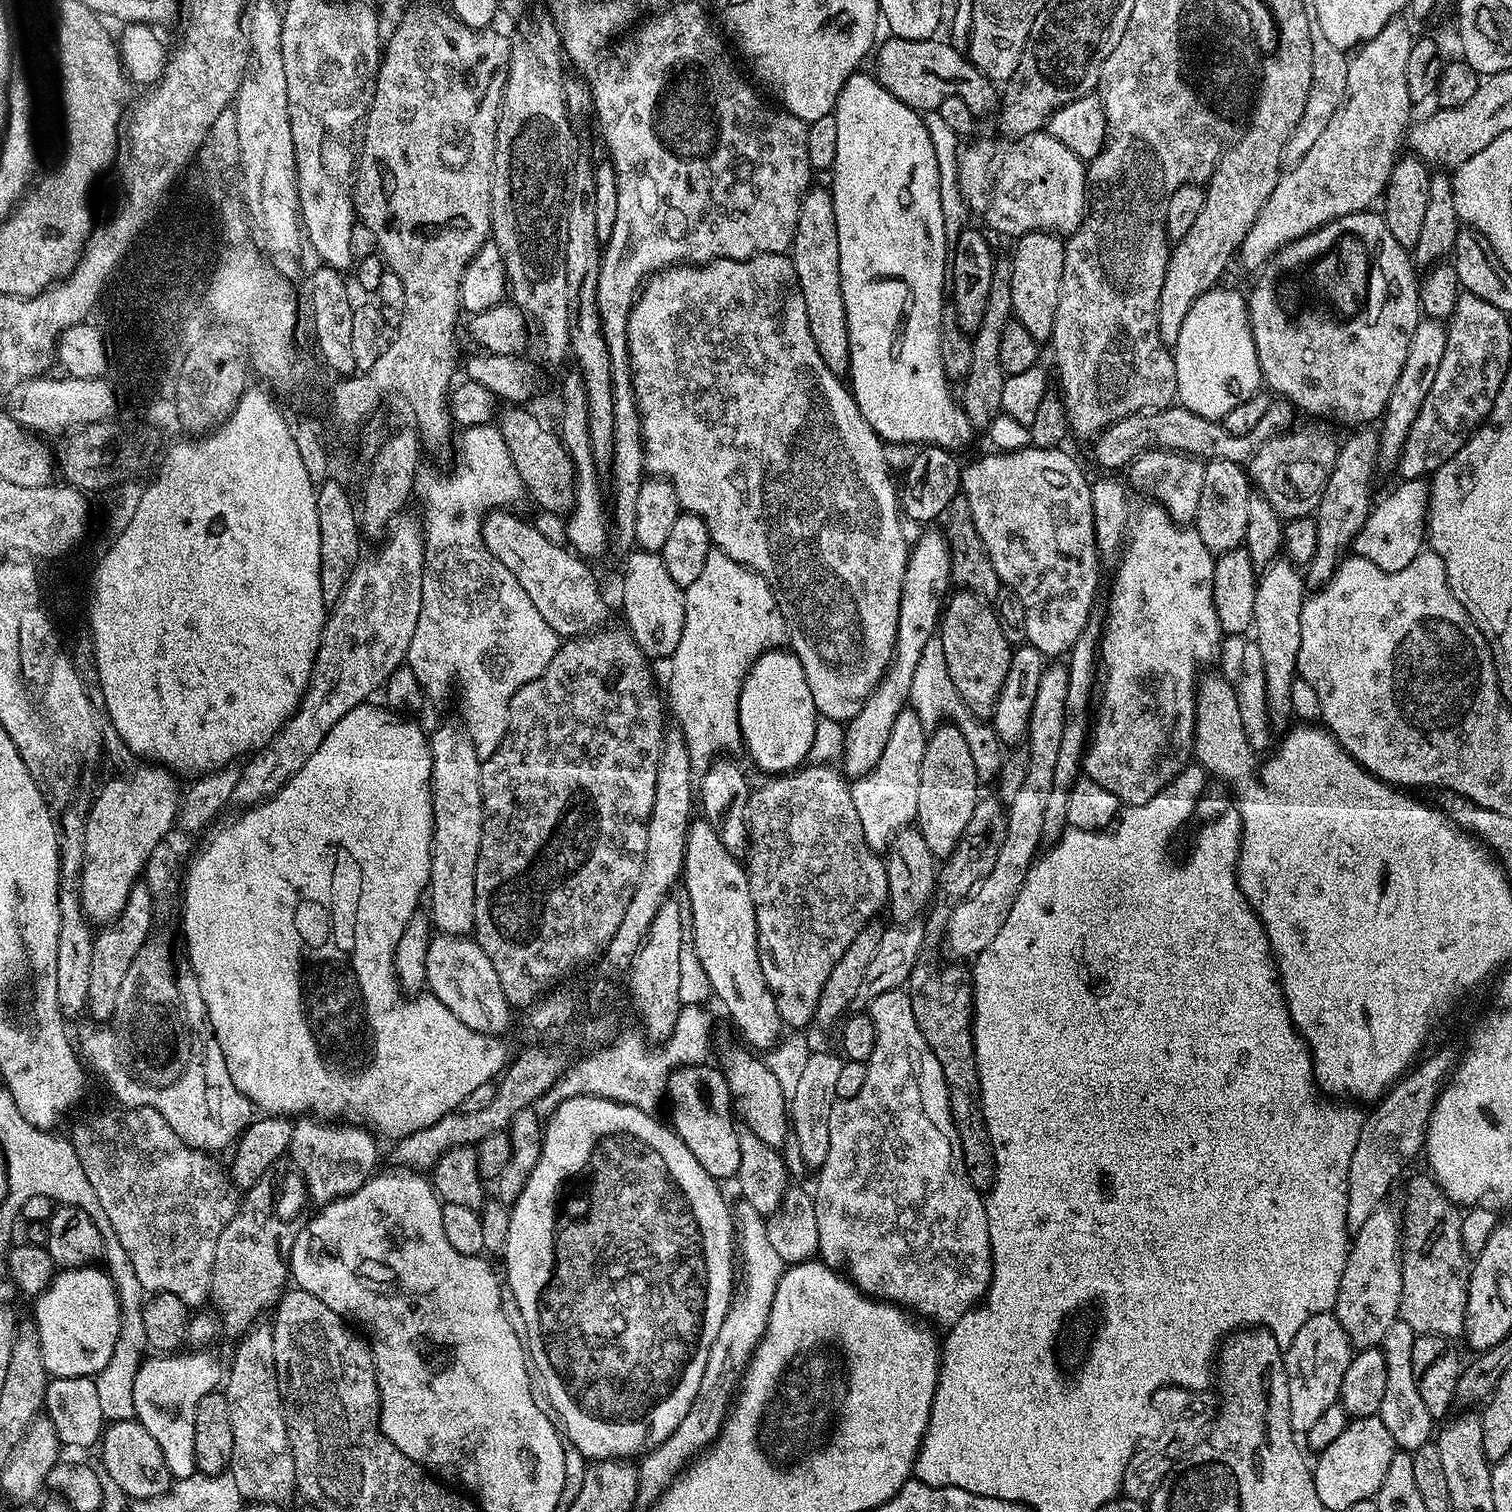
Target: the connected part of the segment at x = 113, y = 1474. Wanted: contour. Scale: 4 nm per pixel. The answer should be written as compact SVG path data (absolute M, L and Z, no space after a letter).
M137 1419L117 1420L105 1427L98 1450L102 1456L103 1473L115 1482L130 1500L162 1495L171 1487L172 1479L162 1450L151 1429Z

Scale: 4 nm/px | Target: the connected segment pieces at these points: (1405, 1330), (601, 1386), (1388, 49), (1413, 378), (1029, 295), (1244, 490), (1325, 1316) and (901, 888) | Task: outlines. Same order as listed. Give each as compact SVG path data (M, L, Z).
M1397 1318L1390 1330L1386 1330L1383 1342L1378 1345L1386 1358L1386 1394L1382 1398L1378 1415L1386 1430L1390 1430L1393 1445L1397 1449L1411 1453L1429 1443L1434 1436L1434 1418L1430 1410L1426 1410L1422 1394L1418 1394L1418 1386L1414 1382L1414 1342L1417 1335L1418 1333L1405 1320Z
M576 1096L570 1098L568 1101L561 1102L558 1108L552 1112L552 1115L547 1117L546 1123L543 1125L541 1157L538 1158L537 1165L534 1166L534 1170L530 1174L525 1188L518 1195L515 1204L511 1205L510 1208L510 1234L506 1234L506 1246L502 1253L504 1264L508 1267L506 1287L511 1290L518 1302L518 1310L522 1314L522 1322L524 1323L523 1335L526 1337L526 1352L530 1357L531 1363L534 1365L535 1375L538 1377L538 1380L538 1375L540 1375L540 1380L544 1383L544 1392L548 1395L549 1402L552 1403L553 1409L551 1408L551 1411L554 1413L555 1419L562 1425L562 1432L566 1437L567 1443L573 1444L584 1455L585 1461L588 1462L593 1460L626 1460L643 1457L645 1454L651 1452L652 1449L657 1448L662 1442L666 1442L666 1438L670 1438L670 1434L674 1434L674 1430L678 1430L682 1418L686 1418L686 1414L698 1394L698 1386L702 1382L702 1374L706 1370L710 1346L714 1346L714 1338L718 1338L718 1330L722 1330L722 1322L726 1318L729 1308L732 1306L734 1295L734 1289L732 1289L732 1260L734 1264L733 1209L730 1207L730 1204L728 1206L727 1202L724 1201L722 1193L712 1192L712 1187L714 1187L712 1176L706 1174L706 1170L702 1170L697 1165L694 1154L690 1154L690 1150L682 1142L682 1138L676 1132L672 1131L667 1123L659 1124L655 1118L656 1116L651 1113L643 1112L630 1105L607 1101L604 1098Z
M1397 18L1386 22L1386 26L1382 26L1382 30L1378 30L1378 34L1374 34L1374 38L1370 38L1365 44L1359 45L1355 49L1354 55L1348 61L1348 69L1346 70L1346 92L1344 94L1344 101L1340 103L1340 108L1334 114L1334 118L1330 118L1330 126L1326 126L1326 130L1322 134L1322 138L1317 138L1314 146L1310 146L1310 150L1306 150L1306 154L1302 157L1302 162L1298 162L1288 169L1280 181L1274 186L1274 190L1270 194L1270 198L1266 198L1266 206L1262 206L1262 210L1258 210L1258 218L1254 218L1254 226L1250 226L1250 230L1246 234L1246 238L1241 242L1238 249L1238 260L1241 260L1248 268L1253 270L1259 269L1261 266L1267 264L1268 259L1278 251L1280 248L1285 248L1290 242L1294 242L1298 238L1302 238L1306 234L1310 234L1315 228L1321 228L1324 224L1329 224L1331 220L1342 218L1346 214L1354 214L1355 212L1362 212L1373 207L1372 204L1381 199L1384 188L1388 184L1388 179L1392 173L1392 166L1398 159L1398 153L1402 148L1402 139L1405 137L1406 129L1409 127L1410 119L1408 115L1411 114L1414 108L1414 102L1410 98L1410 94L1406 90L1406 61L1410 58L1410 46L1414 39L1414 32L1408 29L1408 24L1404 18Z
M1421 319L1420 325L1414 330L1410 347L1406 350L1406 366L1402 366L1402 374L1398 374L1394 390L1390 390L1390 402L1386 402L1384 415L1378 424L1381 465L1399 465L1402 446L1406 446L1406 434L1410 434L1410 426L1414 426L1414 418L1418 418L1422 402L1426 394L1430 394L1430 386L1434 386L1434 377L1438 374L1442 354L1446 354L1447 337L1448 329L1443 320Z
M1028 232L1015 241L1012 261L1012 315L1030 330L1038 342L1052 339L1054 314L1058 314L1058 290L1062 290L1065 241L1054 232Z
M1210 460L1202 474L1202 499L1198 502L1198 514L1194 521L1196 533L1214 554L1228 552L1244 543L1246 534L1246 506L1250 481L1241 465L1229 460Z
M1332 1312L1314 1314L1314 1318L1294 1334L1294 1342L1290 1342L1284 1353L1284 1369L1290 1386L1290 1422L1297 1434L1307 1434L1321 1414L1338 1403L1342 1378L1353 1355L1354 1345Z
M909 826L896 832L886 849L886 867L888 869L886 912L892 915L891 923L899 926L919 921L938 888L938 860L933 856L930 846L926 846L926 838L922 838L919 828Z

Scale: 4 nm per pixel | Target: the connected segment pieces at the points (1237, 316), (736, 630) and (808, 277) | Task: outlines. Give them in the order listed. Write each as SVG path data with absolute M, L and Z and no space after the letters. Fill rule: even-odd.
M1217 286L1208 292L1203 292L1194 302L1194 306L1190 306L1190 314L1186 314L1186 319L1182 321L1182 331L1179 332L1178 342L1174 346L1174 355L1176 358L1176 394L1179 403L1202 418L1223 421L1224 416L1230 414L1230 410L1234 410L1234 406L1238 406L1238 402L1246 402L1246 398L1250 398L1256 392L1261 391L1262 377L1258 366L1258 354L1254 346L1254 338L1252 337L1252 327L1248 321L1248 301L1245 293L1243 291L1241 293L1235 292L1234 289L1223 288L1223 286Z
M709 552L698 578L684 589L684 625L678 650L670 658L672 677L668 680L670 712L676 715L678 730L684 735L688 748L688 761L693 769L704 770L727 748L740 748L740 723L738 722L738 698L744 675L763 652L781 647L788 639L782 614L776 605L772 587L752 568L734 562L725 552Z
M809 187L802 198L798 214L798 226L792 239L790 255L798 274L798 286L802 290L802 302L806 302L806 318L810 322L810 334L822 362L837 374L848 372L850 366L850 334L846 322L846 302L842 302L842 278L838 262L838 226L834 222L834 202L827 187Z

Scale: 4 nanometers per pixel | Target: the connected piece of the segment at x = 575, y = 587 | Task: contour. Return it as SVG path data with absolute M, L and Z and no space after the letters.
M493 510L484 518L486 548L514 574L518 586L526 590L526 598L534 602L538 614L561 638L587 636L597 631L608 616L608 604L596 585L596 576L585 561L563 543L555 544L532 524L523 524L510 510Z

